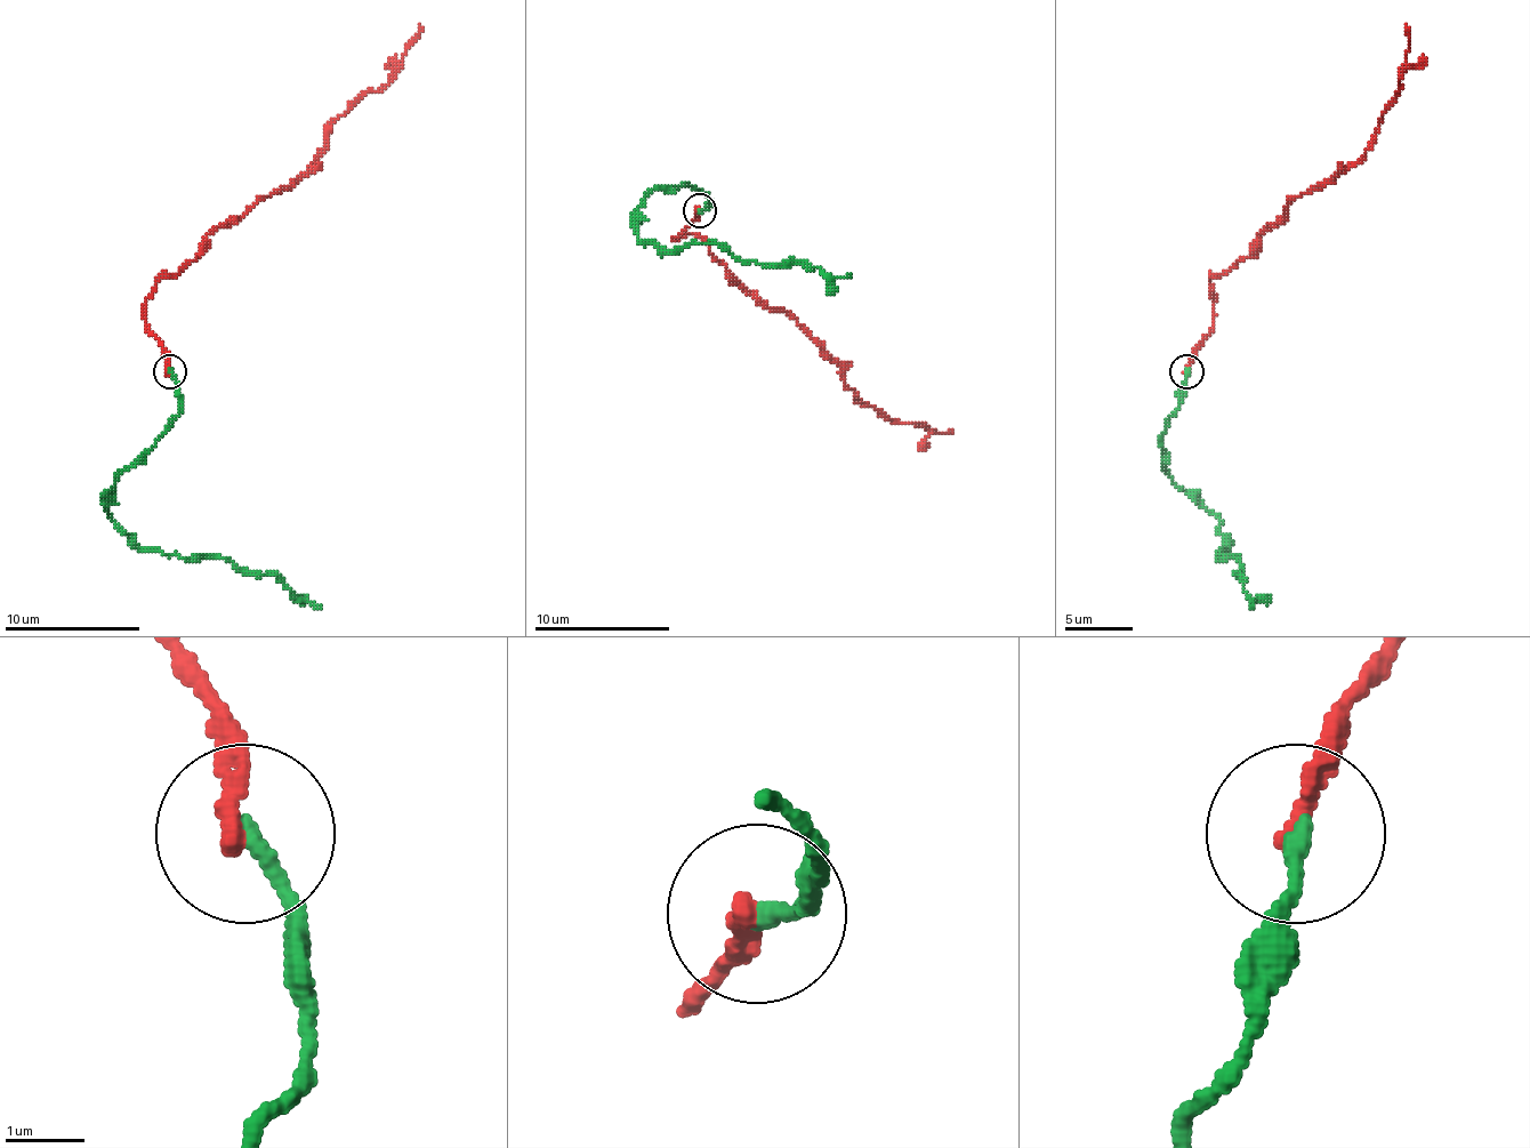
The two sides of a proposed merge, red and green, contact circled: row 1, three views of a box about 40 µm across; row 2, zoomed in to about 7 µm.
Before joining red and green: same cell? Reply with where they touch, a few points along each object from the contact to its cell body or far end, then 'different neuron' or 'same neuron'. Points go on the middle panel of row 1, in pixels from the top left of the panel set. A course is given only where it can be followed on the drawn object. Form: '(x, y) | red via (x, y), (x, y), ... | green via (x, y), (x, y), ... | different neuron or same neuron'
(700, 210) | red via (699, 210), (675, 237), (695, 233), (739, 285), (794, 318), (861, 402), (898, 423), (949, 430) | green via (699, 210), (709, 200), (692, 186), (658, 186), (638, 210), (638, 237), (851, 274) | same neuron

